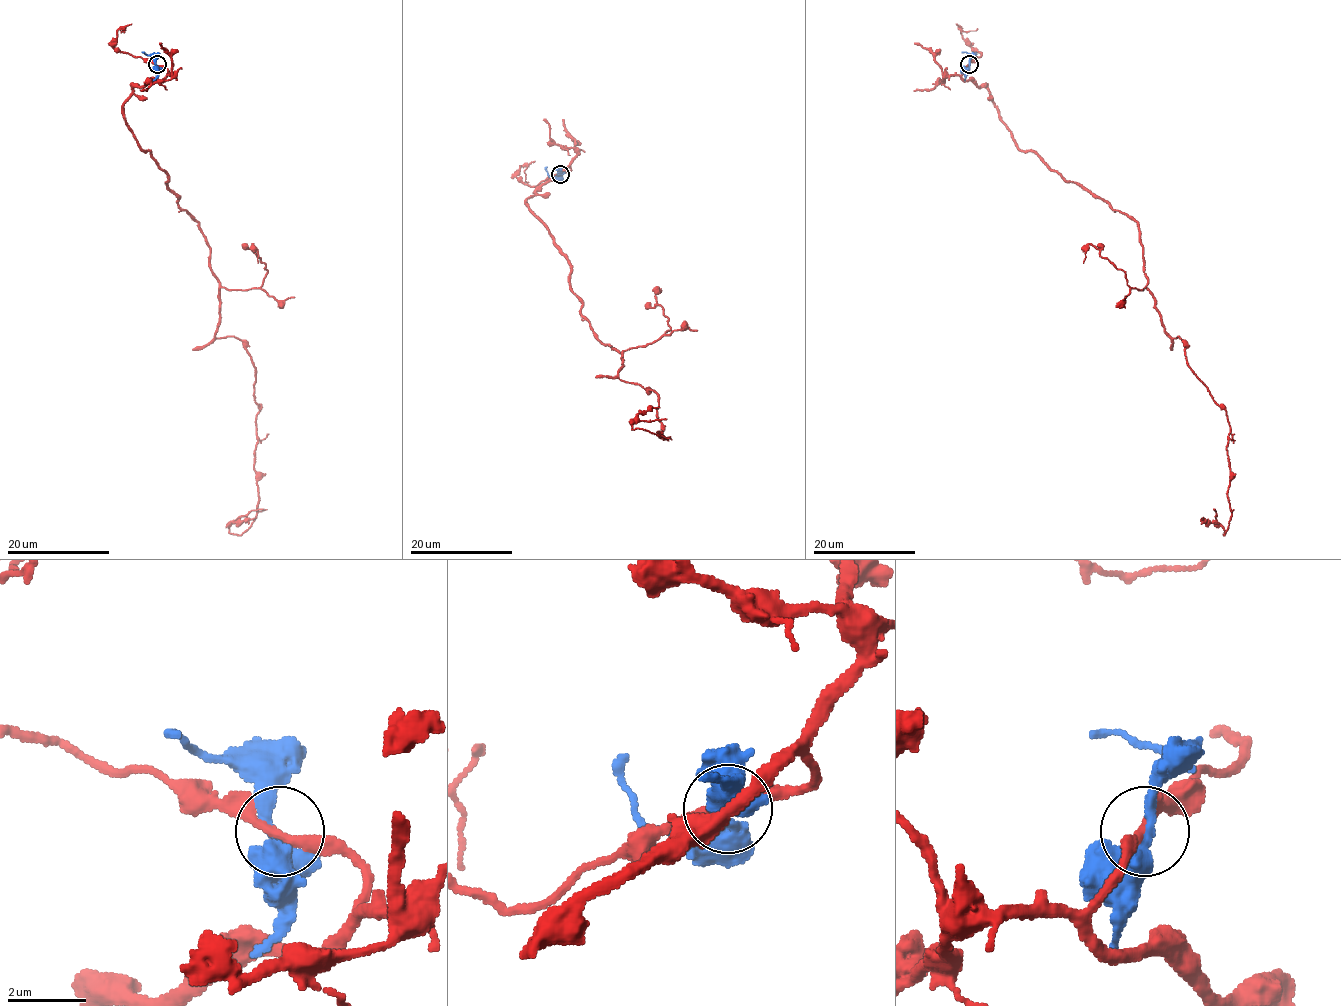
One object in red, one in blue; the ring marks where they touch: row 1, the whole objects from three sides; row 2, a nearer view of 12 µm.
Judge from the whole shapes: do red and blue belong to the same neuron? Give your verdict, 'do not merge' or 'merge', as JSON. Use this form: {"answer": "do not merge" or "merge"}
{"answer": "do not merge"}

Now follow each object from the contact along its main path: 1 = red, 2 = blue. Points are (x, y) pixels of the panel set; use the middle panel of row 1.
1: (560, 173), (527, 204), (620, 379), (657, 395), (660, 436), (633, 429), (666, 419)
2: (560, 173), (550, 176), (544, 167)

